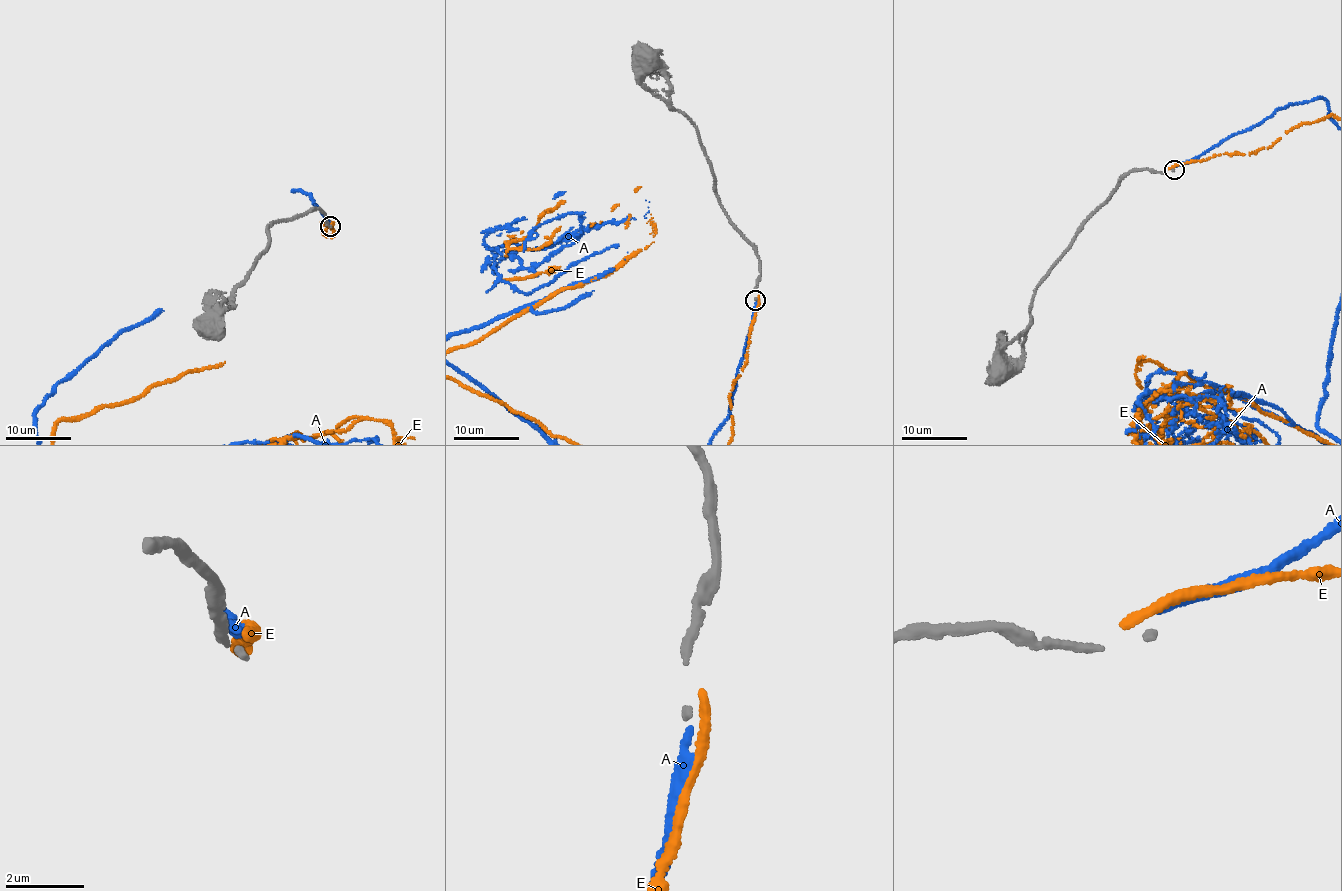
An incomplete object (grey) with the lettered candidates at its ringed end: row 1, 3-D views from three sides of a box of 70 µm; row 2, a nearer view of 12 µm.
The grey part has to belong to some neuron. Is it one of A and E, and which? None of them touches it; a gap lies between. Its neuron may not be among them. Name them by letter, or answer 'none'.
none

